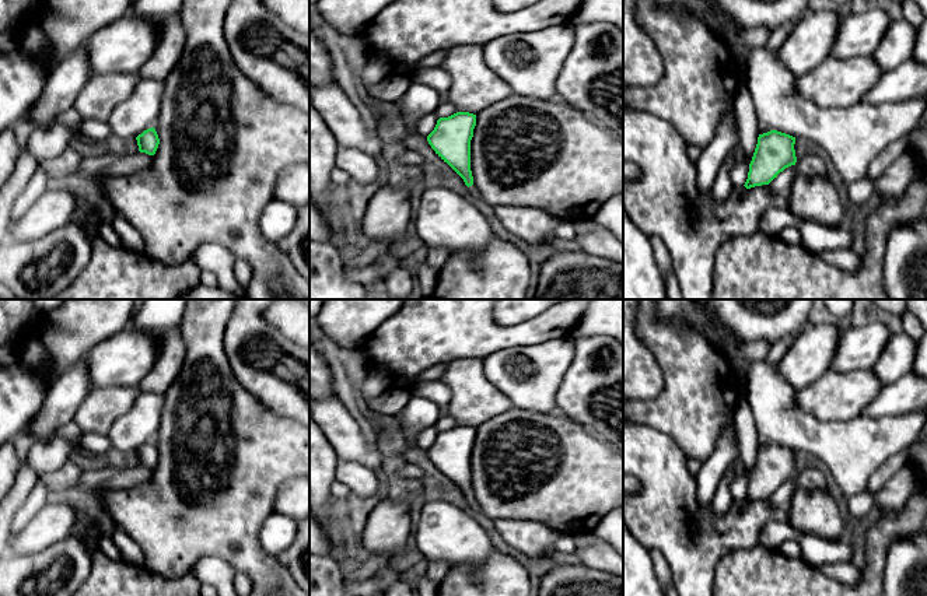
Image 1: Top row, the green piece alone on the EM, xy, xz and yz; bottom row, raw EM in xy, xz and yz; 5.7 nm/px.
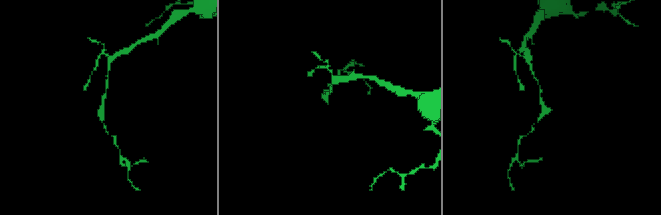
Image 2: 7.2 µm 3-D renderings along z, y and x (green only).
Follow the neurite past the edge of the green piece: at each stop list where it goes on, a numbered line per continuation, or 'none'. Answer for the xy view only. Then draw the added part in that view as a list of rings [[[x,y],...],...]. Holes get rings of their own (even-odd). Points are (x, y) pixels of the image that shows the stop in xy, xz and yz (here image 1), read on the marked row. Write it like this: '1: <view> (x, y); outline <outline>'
none

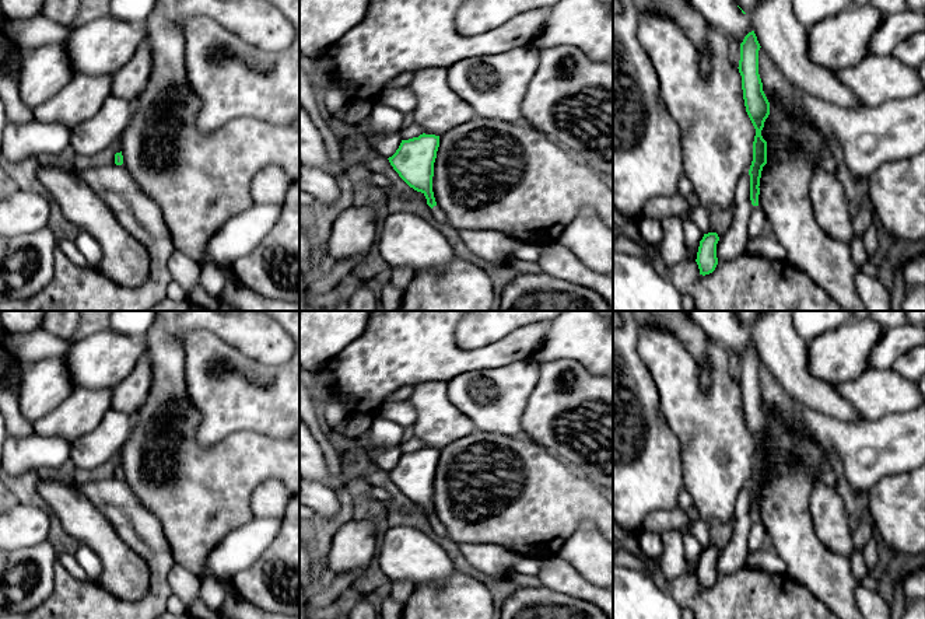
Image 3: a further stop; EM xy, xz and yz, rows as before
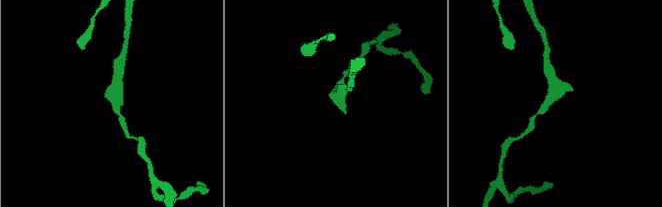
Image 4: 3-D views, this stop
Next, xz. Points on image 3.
1: xz (437, 212); outline [[[434,206],[434,207],[431,209],[431,211],[432,211],[432,216],[434,216],[438,221],[448,224],[448,217],[446,217],[446,214],[445,214],[438,206]]]

